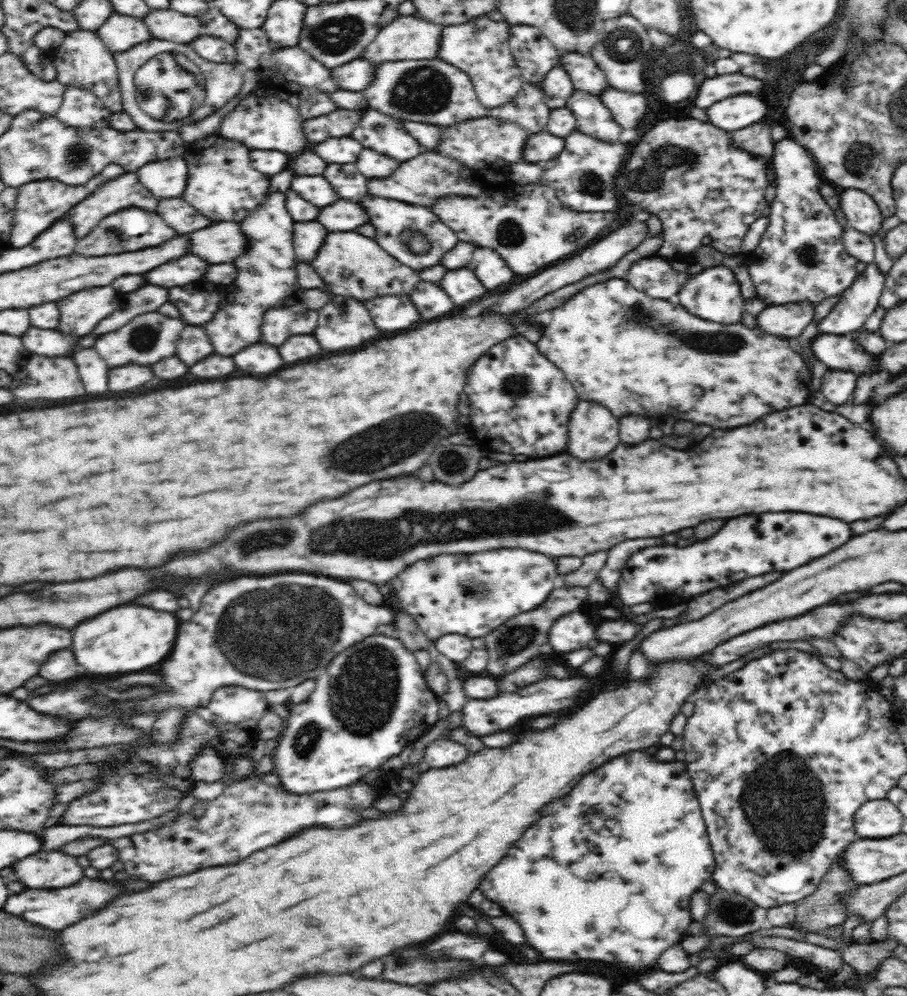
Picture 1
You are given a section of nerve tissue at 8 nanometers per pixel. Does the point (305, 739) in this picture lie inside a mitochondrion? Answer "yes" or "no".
yes

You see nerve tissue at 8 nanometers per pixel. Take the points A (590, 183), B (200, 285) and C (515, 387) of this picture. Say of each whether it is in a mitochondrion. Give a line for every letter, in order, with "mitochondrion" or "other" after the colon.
A: mitochondrion
B: other
C: mitochondrion

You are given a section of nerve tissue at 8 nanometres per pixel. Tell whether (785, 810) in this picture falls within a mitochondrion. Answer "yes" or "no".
yes

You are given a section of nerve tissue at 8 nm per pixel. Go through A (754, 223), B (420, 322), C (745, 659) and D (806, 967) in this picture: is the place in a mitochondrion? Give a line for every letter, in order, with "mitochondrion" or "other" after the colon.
A: other
B: other
C: other
D: other

